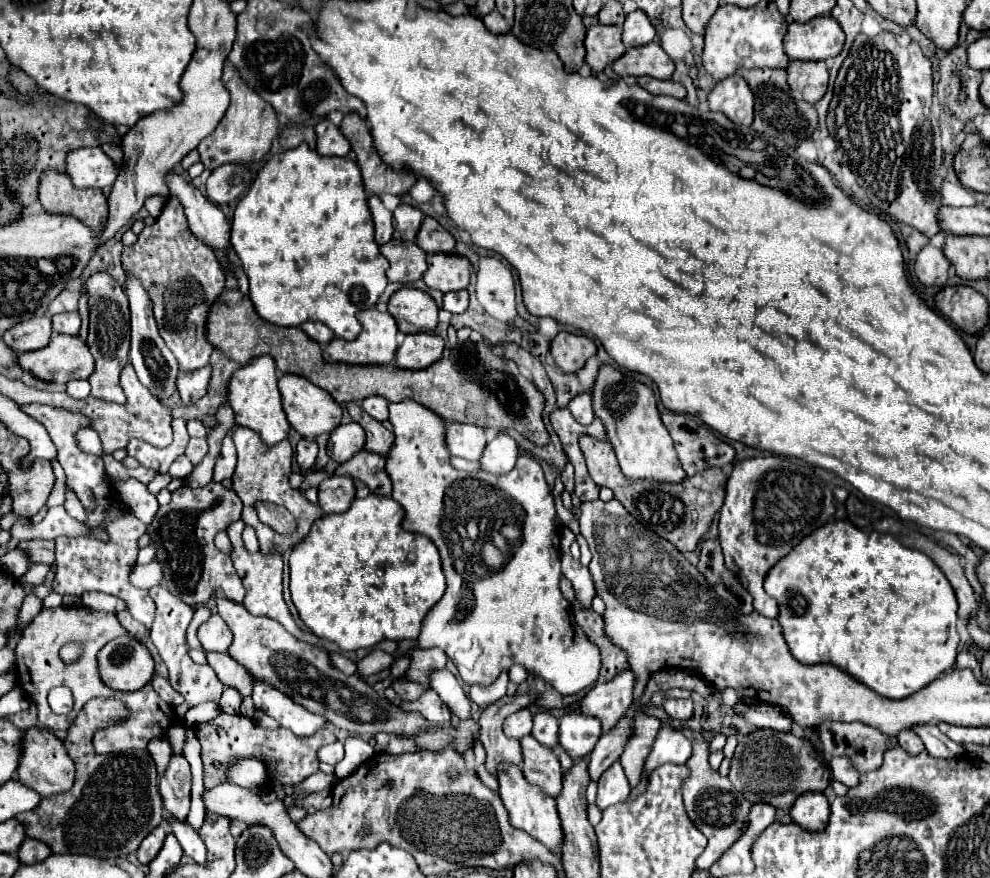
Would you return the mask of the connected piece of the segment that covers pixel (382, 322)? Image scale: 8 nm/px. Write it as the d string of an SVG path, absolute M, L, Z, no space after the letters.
M369 308L369 310L357 312L357 318L363 326L357 340L347 342L341 338L333 338L323 350L325 360L327 362L345 362L345 364L389 364L395 358L395 350L397 350L397 340L395 340L397 324L395 324L393 316L387 312L379 312L375 308Z

